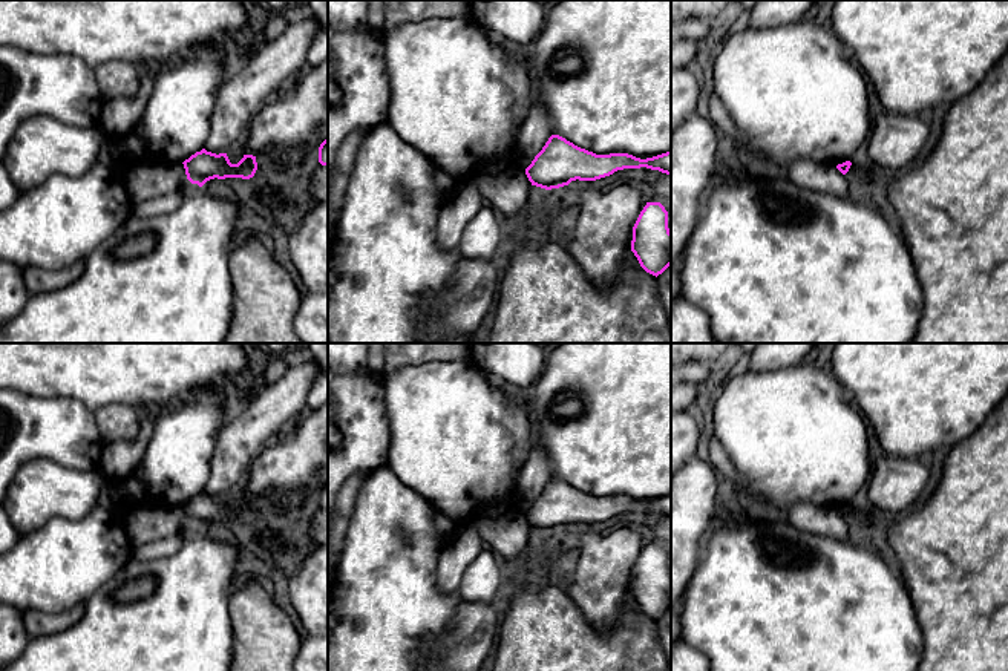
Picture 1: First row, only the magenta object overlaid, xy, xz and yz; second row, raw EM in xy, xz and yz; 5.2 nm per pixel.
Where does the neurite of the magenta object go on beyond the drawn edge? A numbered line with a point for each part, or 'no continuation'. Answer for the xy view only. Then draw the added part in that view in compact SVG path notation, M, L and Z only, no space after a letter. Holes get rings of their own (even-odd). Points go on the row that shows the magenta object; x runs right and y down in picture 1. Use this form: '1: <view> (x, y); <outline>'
no continuation

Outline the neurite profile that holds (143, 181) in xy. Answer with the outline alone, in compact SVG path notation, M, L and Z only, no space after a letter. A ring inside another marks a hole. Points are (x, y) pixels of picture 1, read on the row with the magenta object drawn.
M182 162L129 165L123 170L123 178L133 205L170 195L187 181Z

